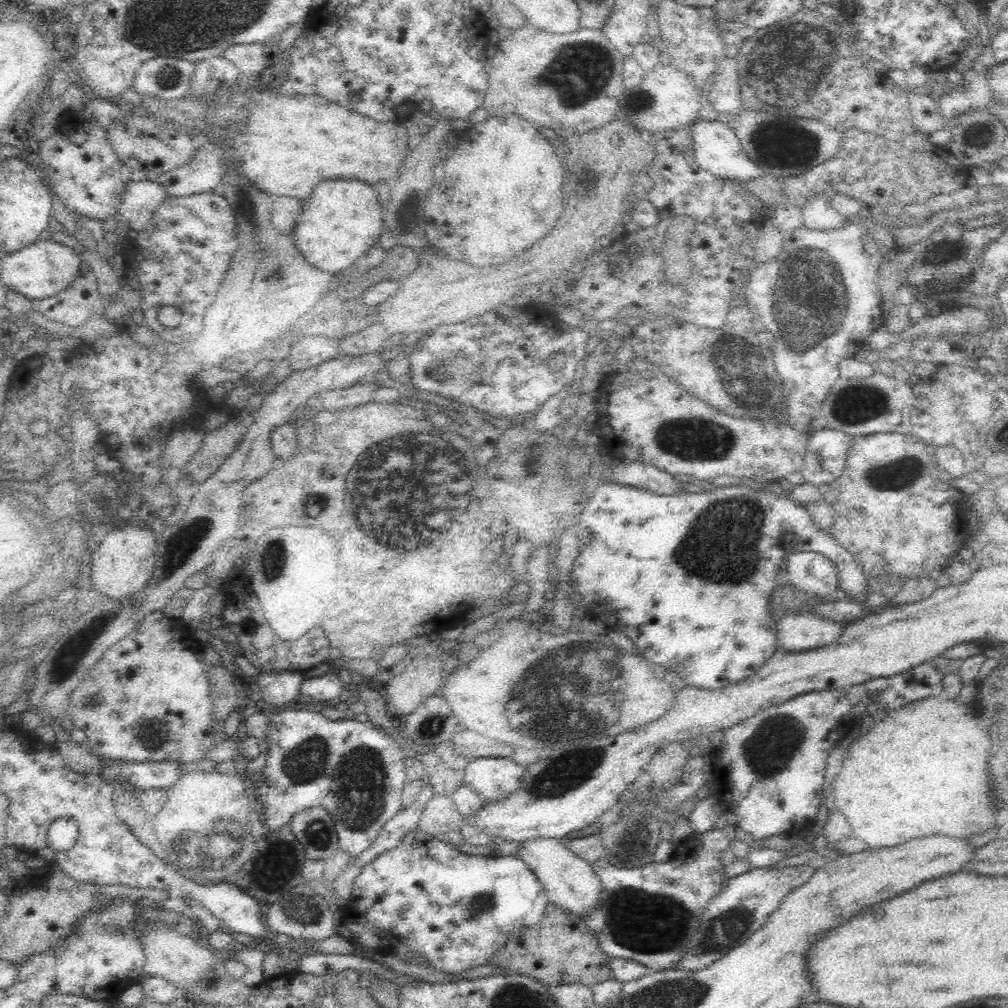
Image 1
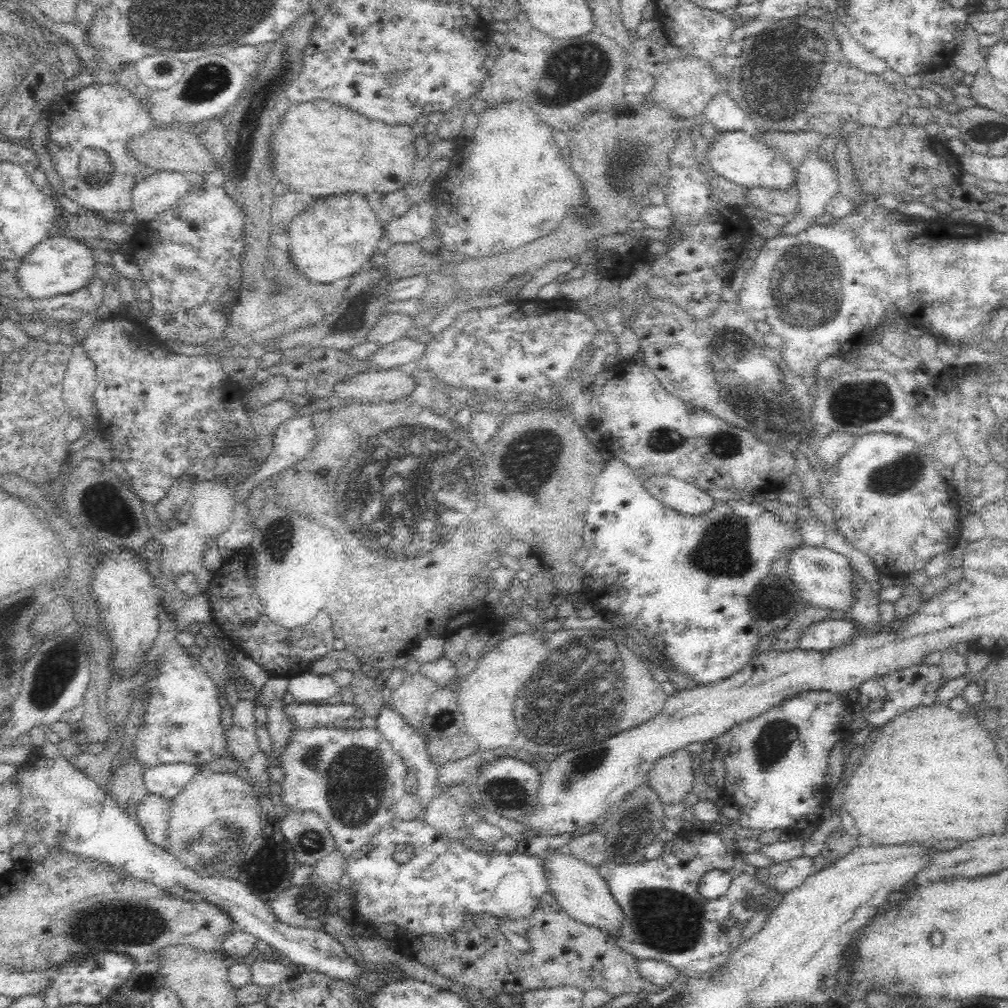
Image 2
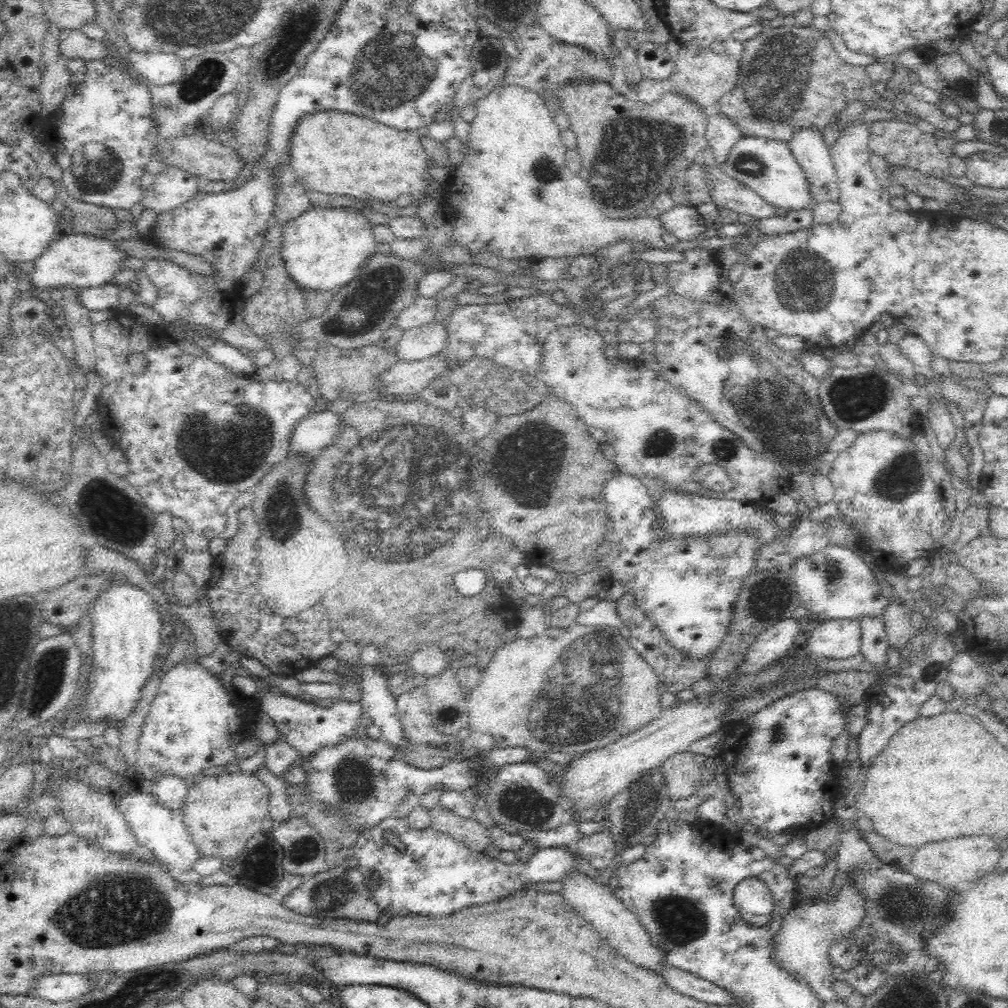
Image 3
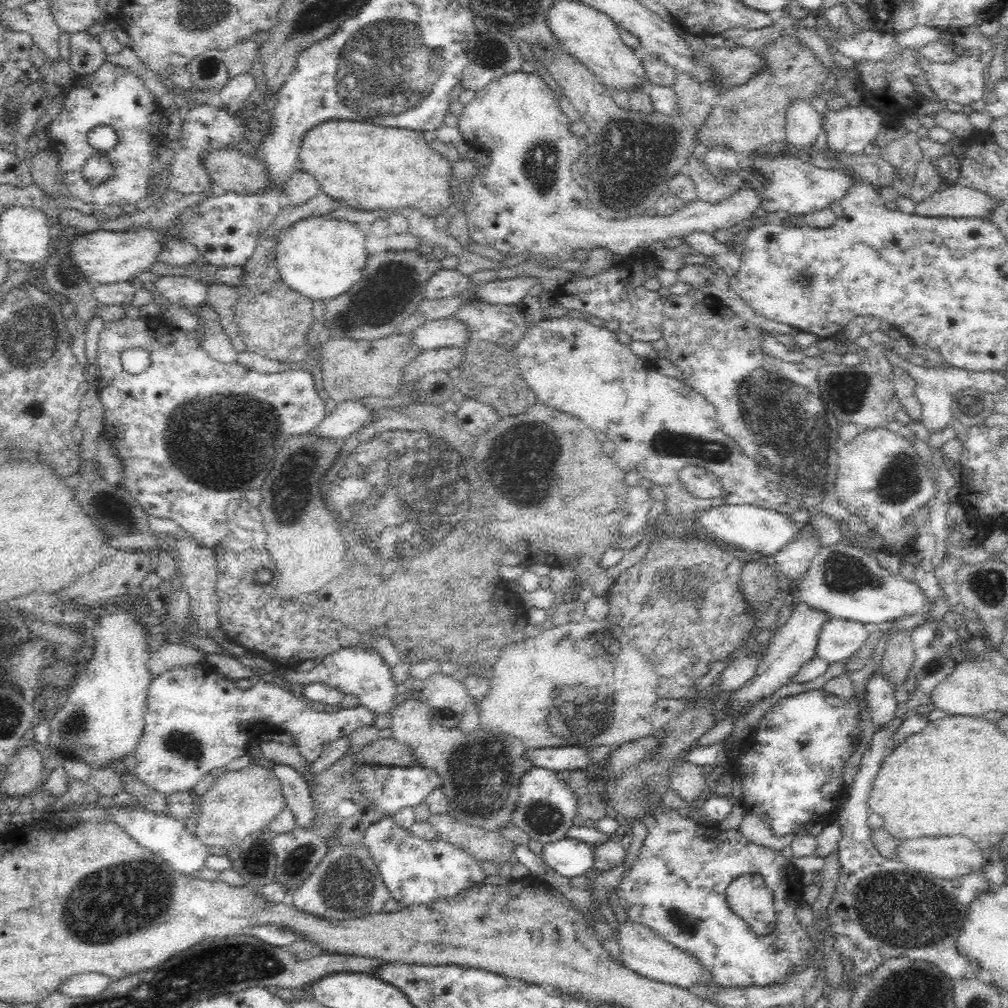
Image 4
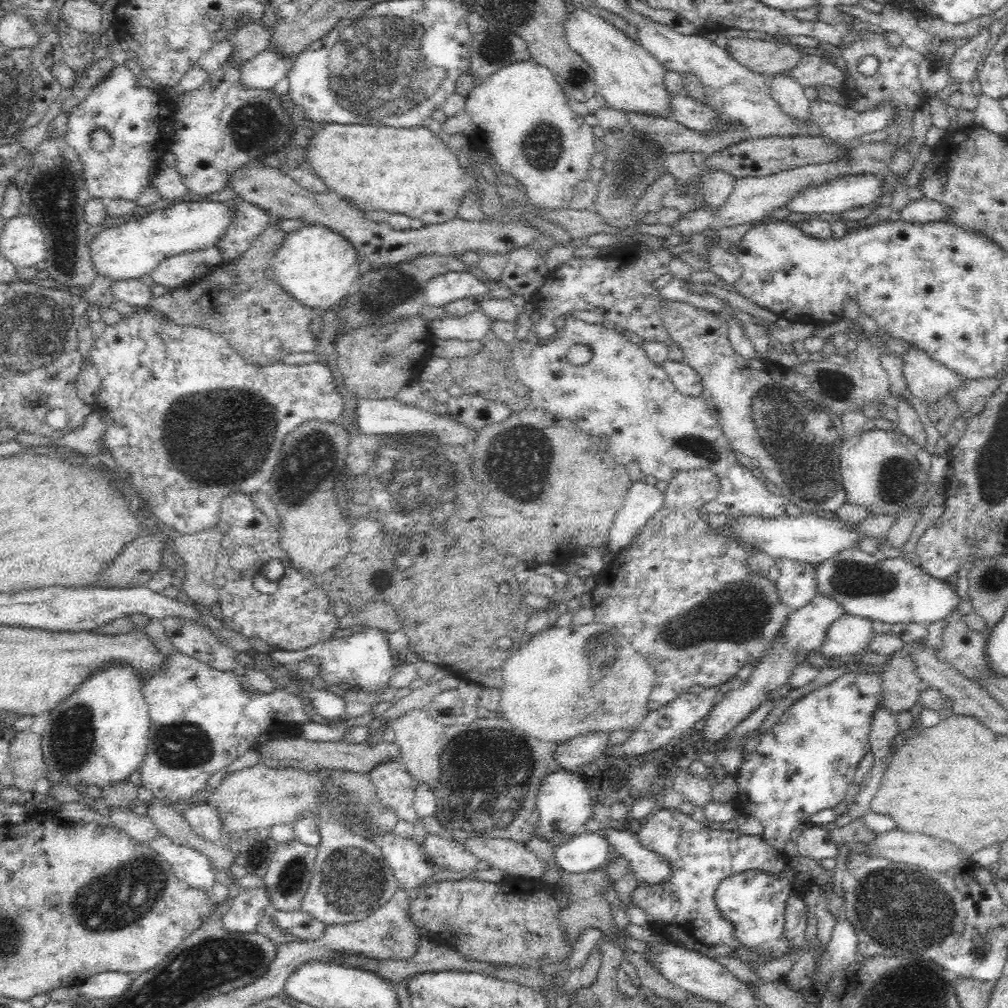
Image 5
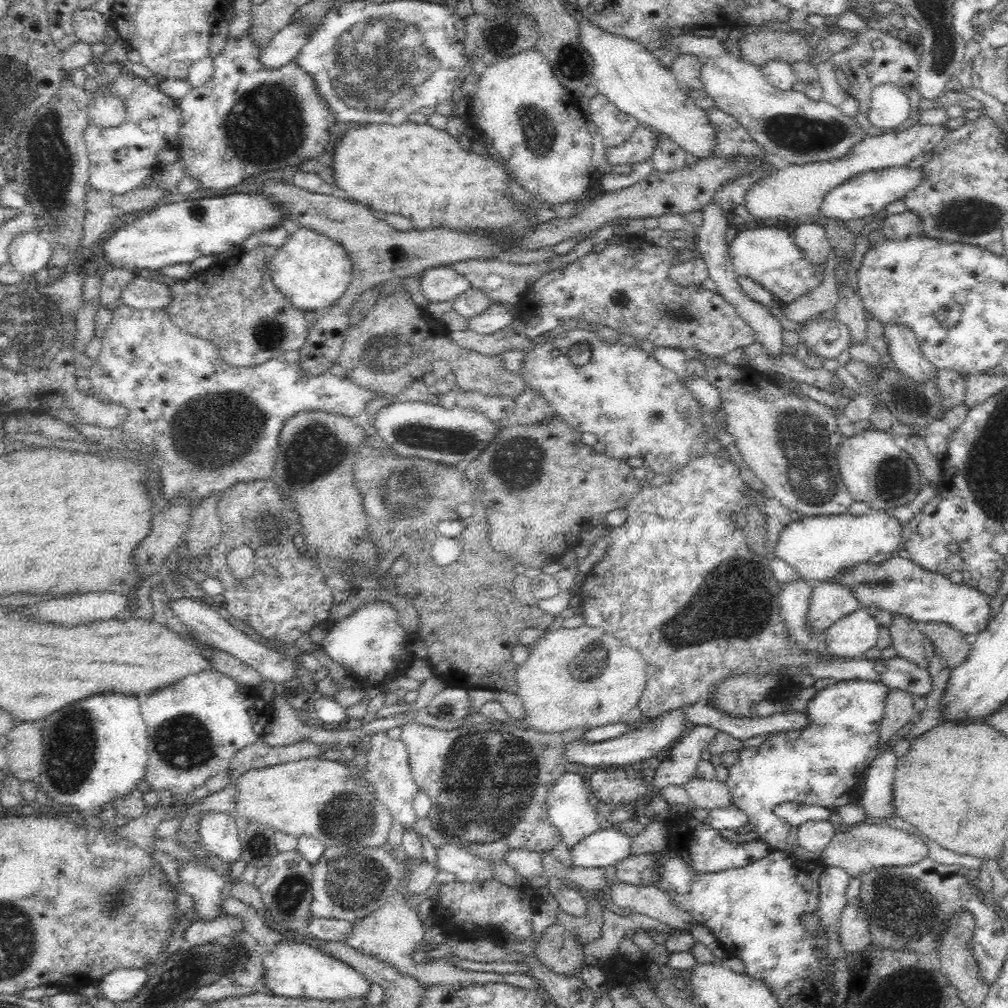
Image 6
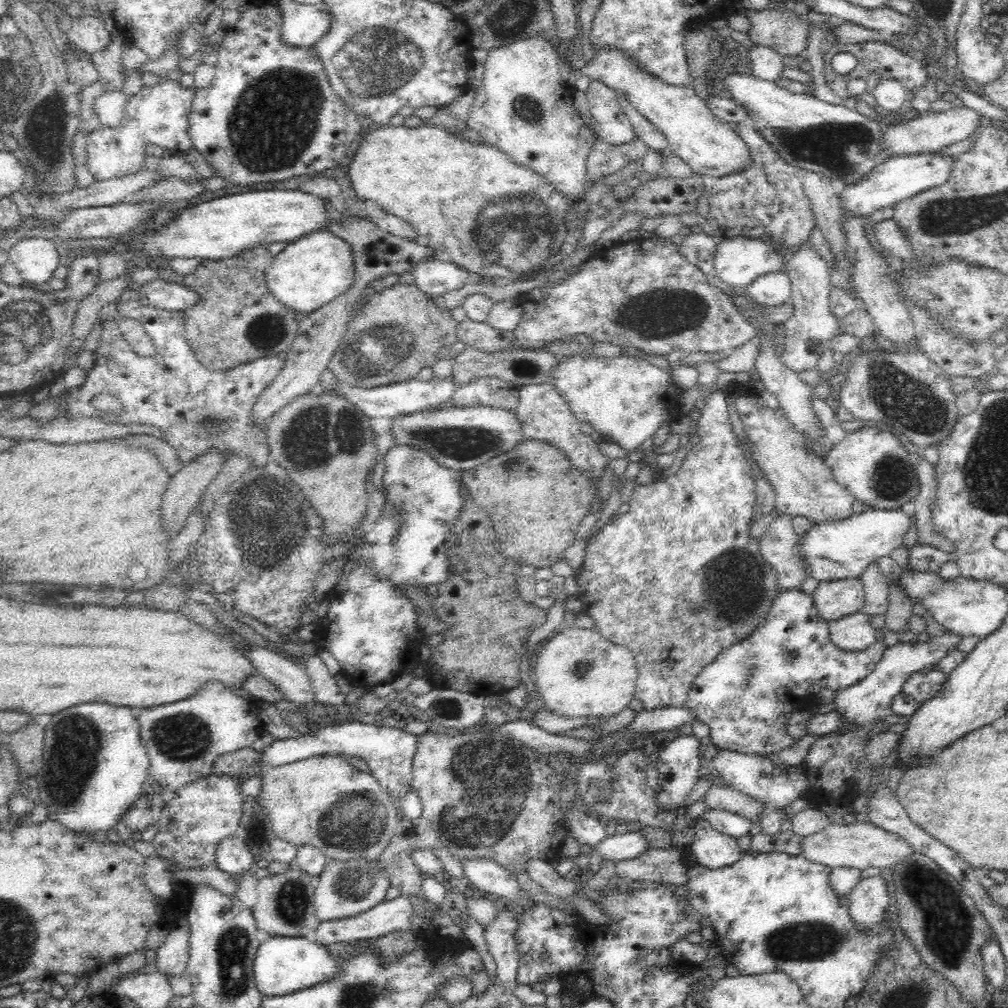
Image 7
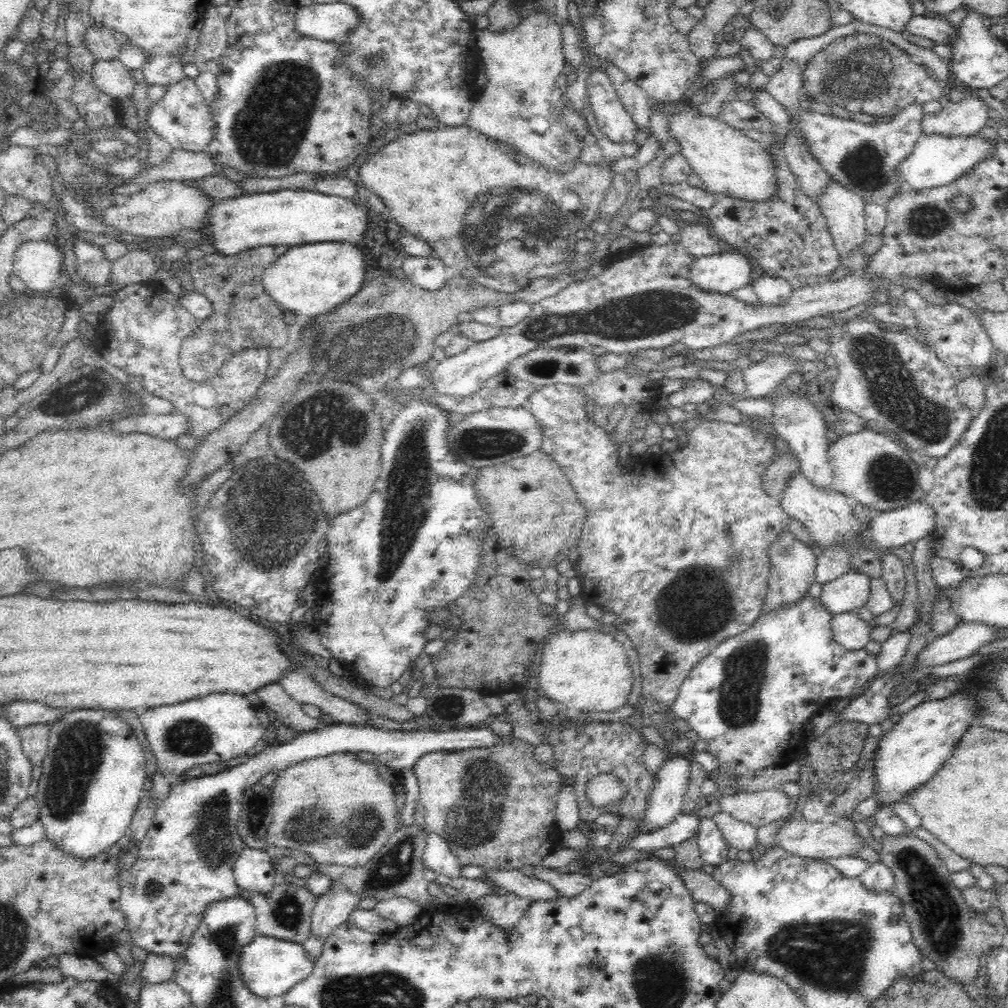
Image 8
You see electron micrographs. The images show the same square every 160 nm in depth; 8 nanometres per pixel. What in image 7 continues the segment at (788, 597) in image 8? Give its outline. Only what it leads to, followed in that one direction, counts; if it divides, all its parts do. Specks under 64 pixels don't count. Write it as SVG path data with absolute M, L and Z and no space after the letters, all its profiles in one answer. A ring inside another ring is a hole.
M776 514L758 541L761 556L778 575L779 591L799 590L808 575L797 551L798 534L792 527L792 517Z

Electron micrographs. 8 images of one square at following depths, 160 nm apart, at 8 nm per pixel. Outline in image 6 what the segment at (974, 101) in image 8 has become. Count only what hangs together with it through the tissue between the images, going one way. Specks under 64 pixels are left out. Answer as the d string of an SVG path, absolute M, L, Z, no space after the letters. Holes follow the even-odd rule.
M914 126L906 131L890 130L881 136L865 137L852 146L841 158L822 160L822 162L806 162L806 164L788 164L774 173L760 178L744 196L746 211L758 222L776 222L776 220L792 219L792 227L816 223L820 202L826 192L834 190L843 181L873 170L884 170L894 167L904 167L921 153L928 154L944 139L946 127Z

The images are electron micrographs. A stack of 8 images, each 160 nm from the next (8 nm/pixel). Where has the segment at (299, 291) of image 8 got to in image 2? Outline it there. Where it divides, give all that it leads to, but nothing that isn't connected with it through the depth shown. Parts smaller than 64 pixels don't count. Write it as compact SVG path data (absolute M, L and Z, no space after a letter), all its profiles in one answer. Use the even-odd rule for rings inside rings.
M342 198L338 202L330 202L328 206L312 204L310 208L306 208L302 214L293 219L286 233L289 236L287 259L291 260L296 268L300 268L304 276L308 276L314 282L324 282L324 284L350 276L352 272L360 270L362 264L366 264L368 260L370 260L368 264L372 264L370 257L374 251L378 250L378 242L384 235L383 226L372 208L366 206L358 198Z

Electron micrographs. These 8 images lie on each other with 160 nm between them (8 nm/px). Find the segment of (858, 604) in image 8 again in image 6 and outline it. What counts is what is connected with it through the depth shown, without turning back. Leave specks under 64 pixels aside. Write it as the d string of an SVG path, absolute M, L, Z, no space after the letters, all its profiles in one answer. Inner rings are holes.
M828 581L814 583L808 607L807 628L818 636L859 608L853 592Z

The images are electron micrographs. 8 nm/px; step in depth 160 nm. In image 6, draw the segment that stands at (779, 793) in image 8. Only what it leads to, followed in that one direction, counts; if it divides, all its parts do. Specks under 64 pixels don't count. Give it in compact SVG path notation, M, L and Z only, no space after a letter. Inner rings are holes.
M696 777L688 780L683 788L687 792L689 803L693 807L712 810L732 803L730 791L725 782L715 779L707 781Z

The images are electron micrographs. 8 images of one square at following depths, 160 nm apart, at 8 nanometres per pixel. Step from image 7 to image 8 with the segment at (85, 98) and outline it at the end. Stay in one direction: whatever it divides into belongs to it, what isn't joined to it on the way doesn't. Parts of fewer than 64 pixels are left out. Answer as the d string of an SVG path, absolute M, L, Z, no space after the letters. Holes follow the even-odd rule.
M118 58L112 60L94 60L91 67L93 88L108 94L112 99L120 100L133 94L137 82Z

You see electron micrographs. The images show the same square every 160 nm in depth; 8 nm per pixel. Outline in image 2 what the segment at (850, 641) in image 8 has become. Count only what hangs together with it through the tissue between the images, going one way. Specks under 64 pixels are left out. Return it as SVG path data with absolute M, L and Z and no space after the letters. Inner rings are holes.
M848 616L824 620L805 627L798 638L798 647L802 650L830 650L834 646L846 644L855 634L856 625Z

